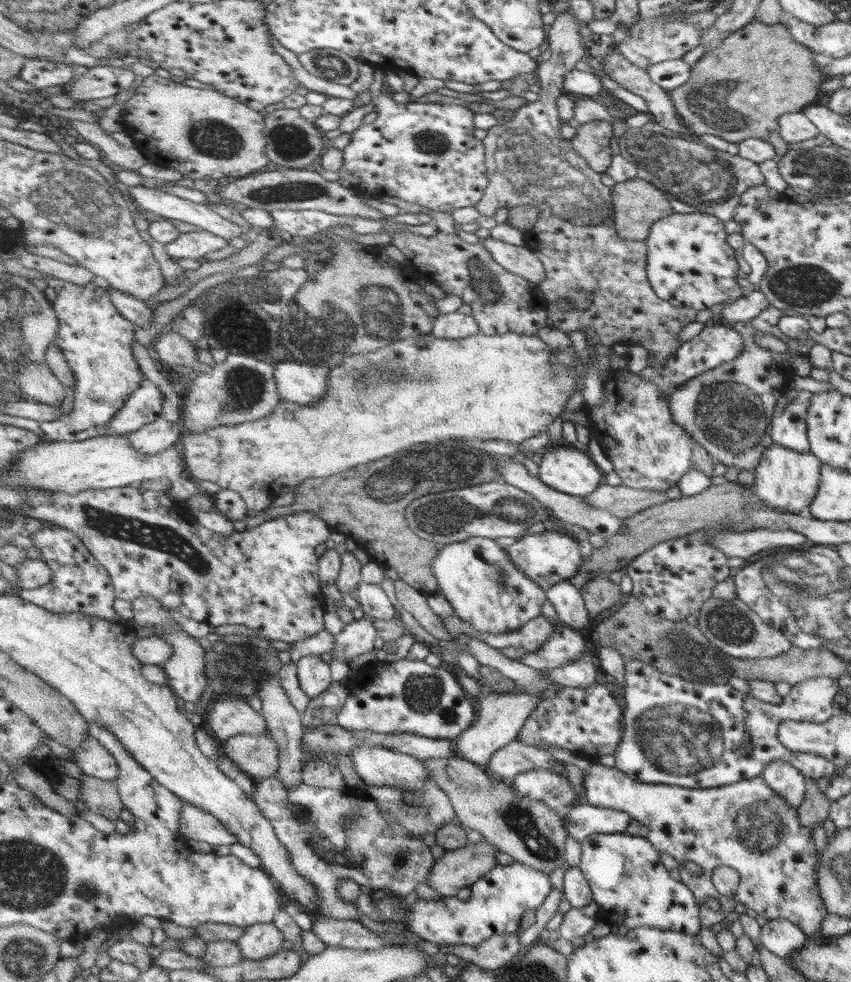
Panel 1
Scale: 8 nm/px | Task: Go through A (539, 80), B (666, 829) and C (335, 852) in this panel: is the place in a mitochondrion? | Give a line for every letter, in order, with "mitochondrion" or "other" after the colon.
A: other
B: other
C: mitochondrion

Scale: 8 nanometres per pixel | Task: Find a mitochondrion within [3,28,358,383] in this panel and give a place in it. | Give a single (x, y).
(89, 209)

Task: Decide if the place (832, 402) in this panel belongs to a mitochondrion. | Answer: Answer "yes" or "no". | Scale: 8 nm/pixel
no

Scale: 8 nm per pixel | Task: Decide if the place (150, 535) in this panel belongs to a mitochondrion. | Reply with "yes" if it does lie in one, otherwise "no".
yes

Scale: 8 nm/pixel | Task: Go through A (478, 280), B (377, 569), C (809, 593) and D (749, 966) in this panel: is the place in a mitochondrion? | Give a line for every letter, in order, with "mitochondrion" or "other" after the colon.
A: mitochondrion
B: other
C: mitochondrion
D: other

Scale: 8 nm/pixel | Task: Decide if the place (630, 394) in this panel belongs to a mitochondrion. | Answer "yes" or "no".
yes

